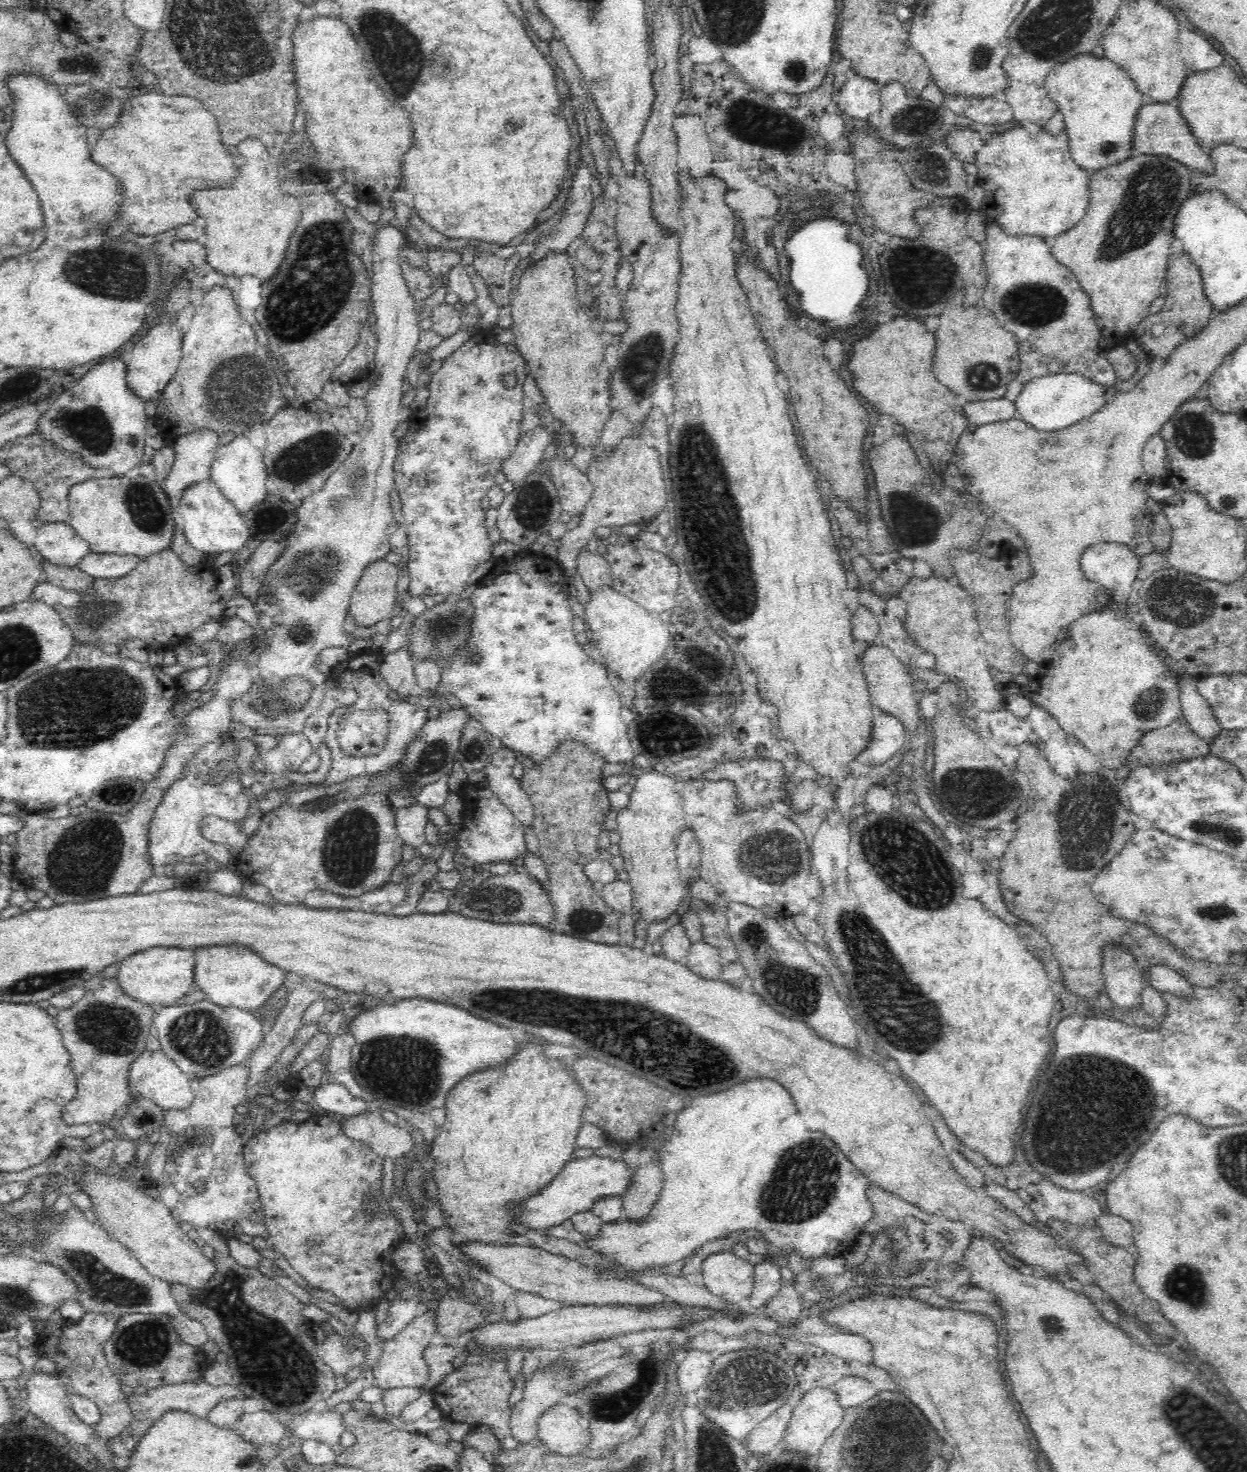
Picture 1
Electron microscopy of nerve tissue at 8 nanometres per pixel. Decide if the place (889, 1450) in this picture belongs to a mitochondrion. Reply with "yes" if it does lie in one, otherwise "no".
yes

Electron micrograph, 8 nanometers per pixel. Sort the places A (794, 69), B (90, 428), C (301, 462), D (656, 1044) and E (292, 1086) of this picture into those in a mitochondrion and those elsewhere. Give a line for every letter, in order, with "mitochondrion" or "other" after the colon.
A: mitochondrion
B: mitochondrion
C: mitochondrion
D: mitochondrion
E: other

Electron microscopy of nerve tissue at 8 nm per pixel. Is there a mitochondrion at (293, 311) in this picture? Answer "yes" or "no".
yes

